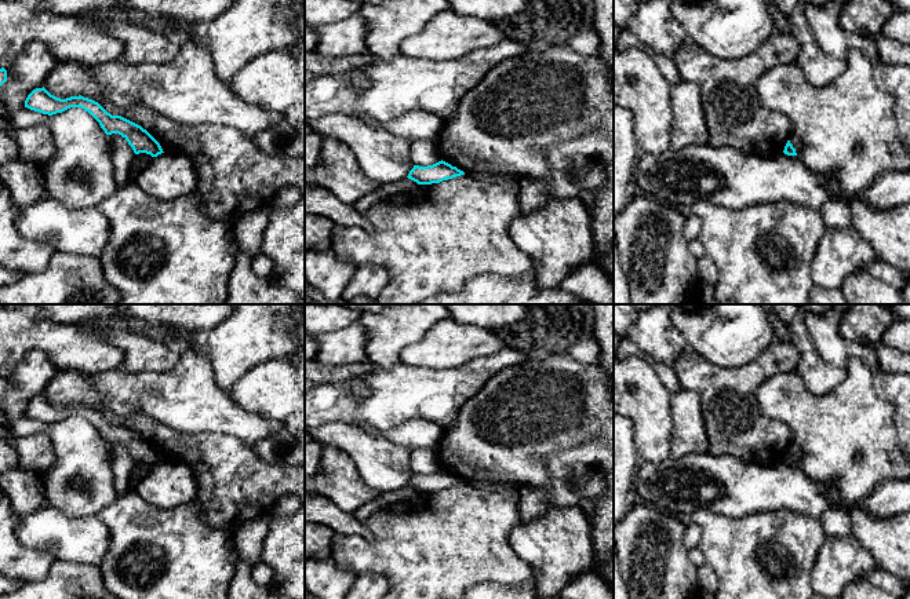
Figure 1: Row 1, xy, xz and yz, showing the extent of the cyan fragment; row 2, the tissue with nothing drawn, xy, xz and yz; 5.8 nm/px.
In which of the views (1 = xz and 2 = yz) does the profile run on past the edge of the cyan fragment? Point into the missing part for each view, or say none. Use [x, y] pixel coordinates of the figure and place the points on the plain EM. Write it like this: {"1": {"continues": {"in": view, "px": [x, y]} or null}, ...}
{"1": {"continues": null}, "2": {"continues": null}}

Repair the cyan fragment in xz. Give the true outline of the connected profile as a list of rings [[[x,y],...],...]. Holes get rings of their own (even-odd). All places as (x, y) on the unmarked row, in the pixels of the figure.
[[[441,468],[427,475],[414,474],[407,486],[416,490],[418,493],[432,493],[461,483],[465,483],[465,481]]]

